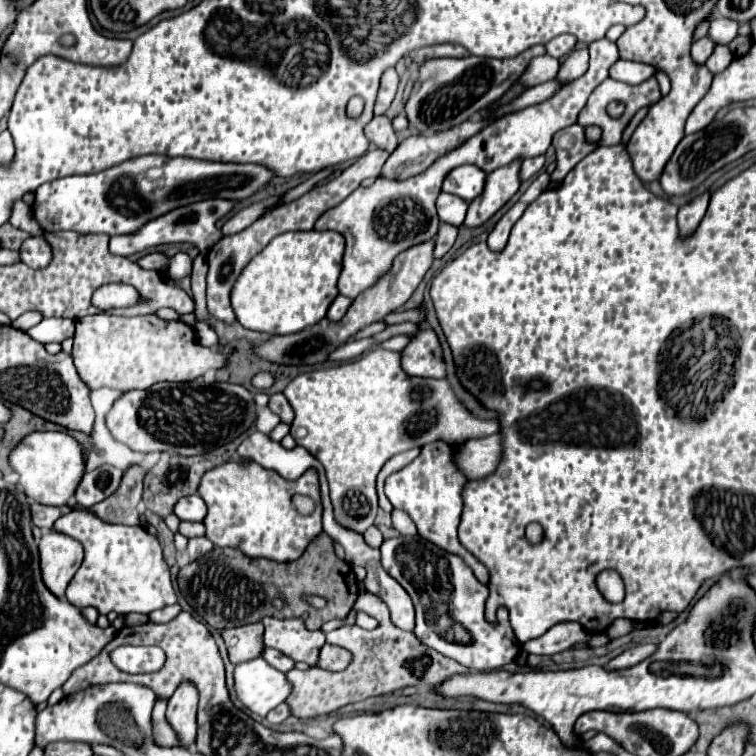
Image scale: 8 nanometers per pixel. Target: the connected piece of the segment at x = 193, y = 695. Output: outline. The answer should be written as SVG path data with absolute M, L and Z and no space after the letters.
M183 681L175 689L167 705L167 721L173 725L173 729L181 739L181 745L185 747L189 747L189 743L193 743L197 735L197 723L195 723L197 699L199 699L197 687L191 681Z

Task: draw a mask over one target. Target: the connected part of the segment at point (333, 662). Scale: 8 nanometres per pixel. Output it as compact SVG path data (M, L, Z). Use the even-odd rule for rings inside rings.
M325 643L319 653L319 667L329 669L329 671L343 671L349 667L351 659L353 659L353 655L347 649Z

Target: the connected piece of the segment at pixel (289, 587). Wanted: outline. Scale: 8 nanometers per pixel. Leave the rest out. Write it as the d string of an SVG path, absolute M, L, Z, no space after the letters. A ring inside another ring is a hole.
M321 533L307 551L291 563L277 563L271 559L253 559L243 555L239 549L221 549L215 547L205 557L189 563L179 571L177 577L181 595L185 601L199 613L205 623L215 629L239 627L247 623L257 623L265 615L277 619L289 619L307 615L307 629L321 629L321 625L329 619L343 619L347 615L347 607L357 599L357 579L349 563L341 561L335 555L333 539L327 533ZM301 595L321 595L327 599L325 609L307 609L307 603L301 601ZM275 599L283 599L285 607L277 609L273 605Z

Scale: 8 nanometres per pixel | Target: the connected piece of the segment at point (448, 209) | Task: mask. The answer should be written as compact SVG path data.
M441 193L437 197L437 213L441 217L441 223L451 223L451 225L459 227L467 215L467 201L463 201L457 195Z

